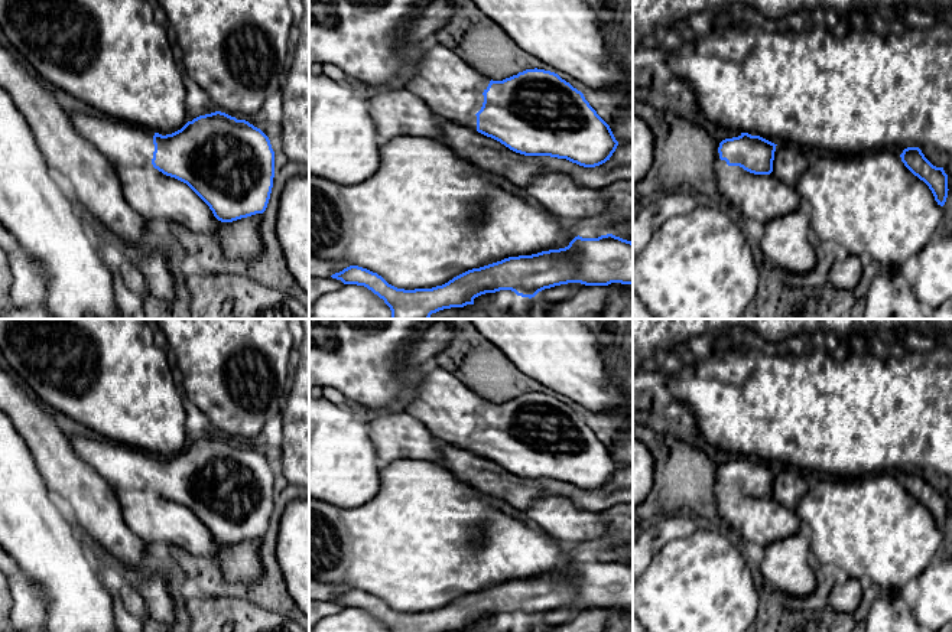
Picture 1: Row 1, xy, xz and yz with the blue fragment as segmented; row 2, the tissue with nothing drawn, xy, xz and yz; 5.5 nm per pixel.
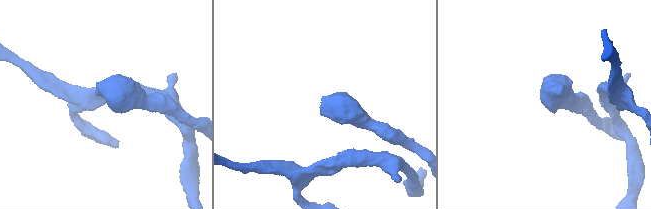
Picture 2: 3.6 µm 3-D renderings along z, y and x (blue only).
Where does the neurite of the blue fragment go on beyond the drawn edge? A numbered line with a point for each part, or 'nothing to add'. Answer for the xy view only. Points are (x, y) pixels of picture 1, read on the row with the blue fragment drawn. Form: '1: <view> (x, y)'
1: xy (153, 195)

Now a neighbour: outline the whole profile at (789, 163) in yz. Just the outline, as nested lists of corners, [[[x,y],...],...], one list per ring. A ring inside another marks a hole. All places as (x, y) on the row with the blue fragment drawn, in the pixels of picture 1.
[[[777,144],[771,175],[784,185],[795,186],[809,162],[796,144]]]

